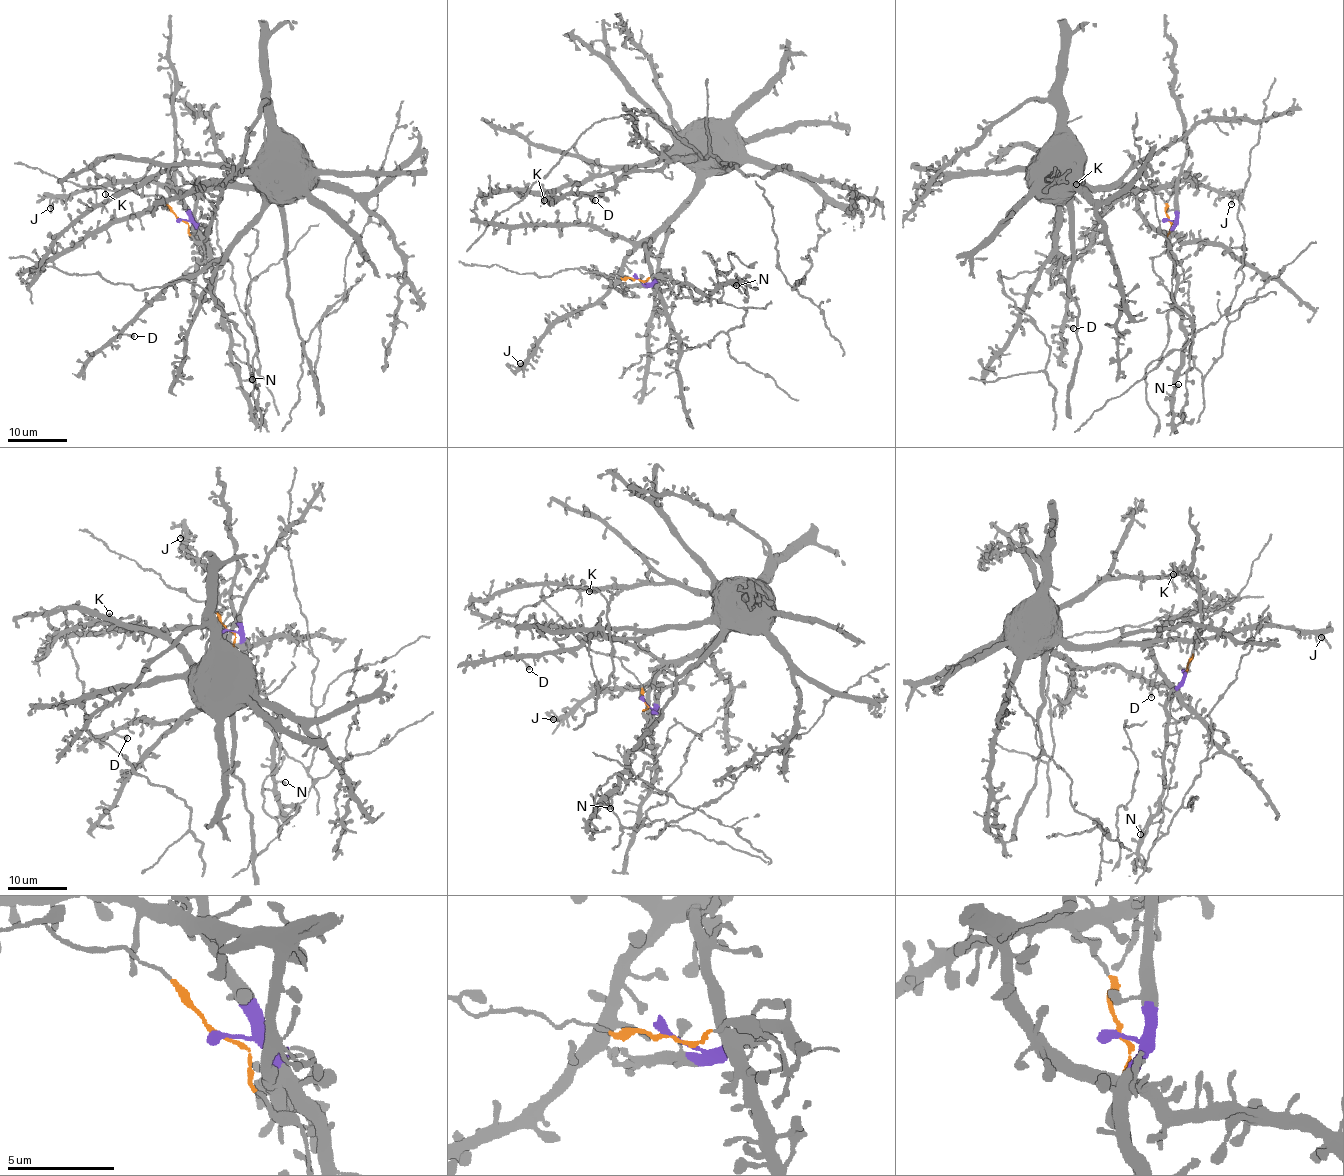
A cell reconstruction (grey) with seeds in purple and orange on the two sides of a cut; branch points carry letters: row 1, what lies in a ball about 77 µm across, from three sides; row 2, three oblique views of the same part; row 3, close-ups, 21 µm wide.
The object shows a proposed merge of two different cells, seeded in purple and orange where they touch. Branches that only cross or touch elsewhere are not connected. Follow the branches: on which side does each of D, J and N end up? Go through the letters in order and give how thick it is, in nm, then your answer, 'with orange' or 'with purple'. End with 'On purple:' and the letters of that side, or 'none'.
D: 420 nm thick; with orange
J: 360 nm thick; with orange
N: 320 nm thick; with purple
On purple: N

